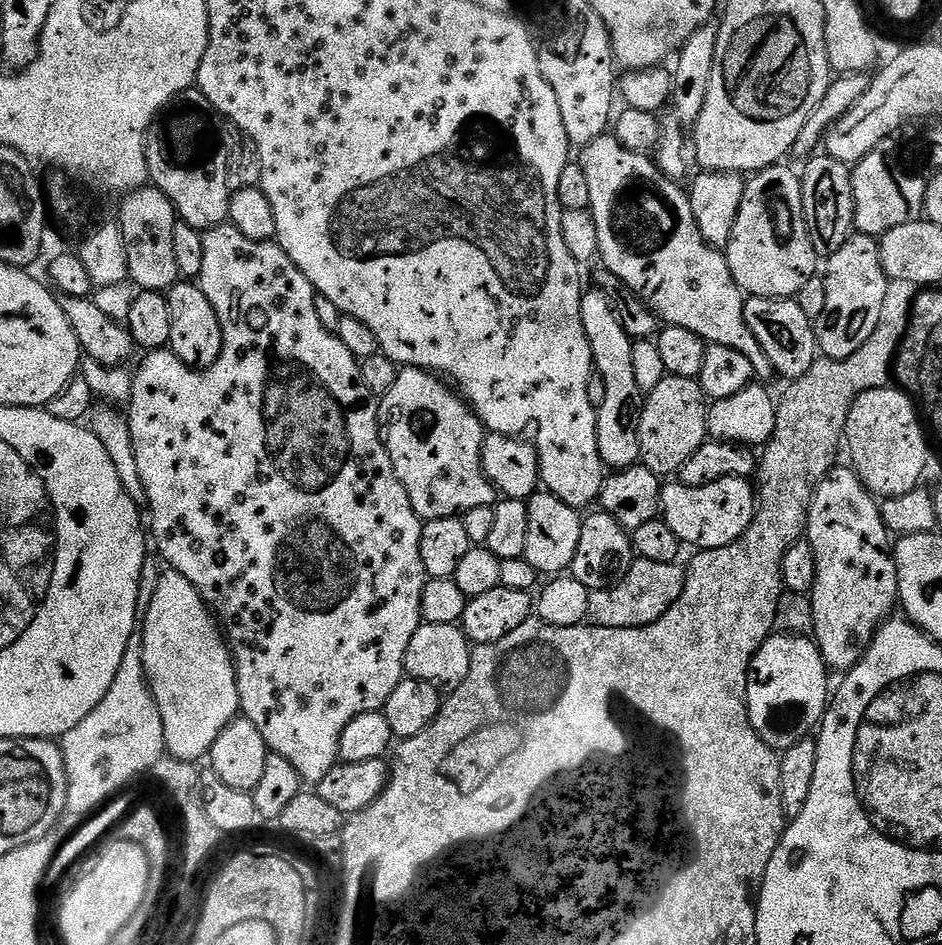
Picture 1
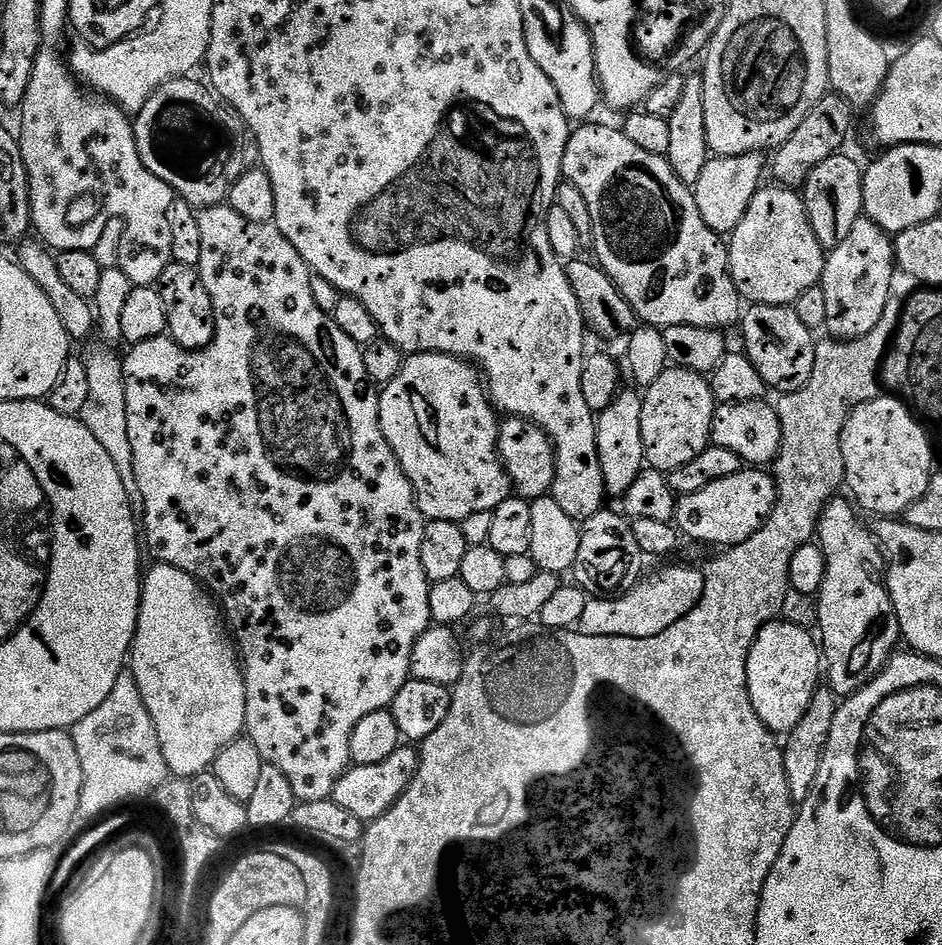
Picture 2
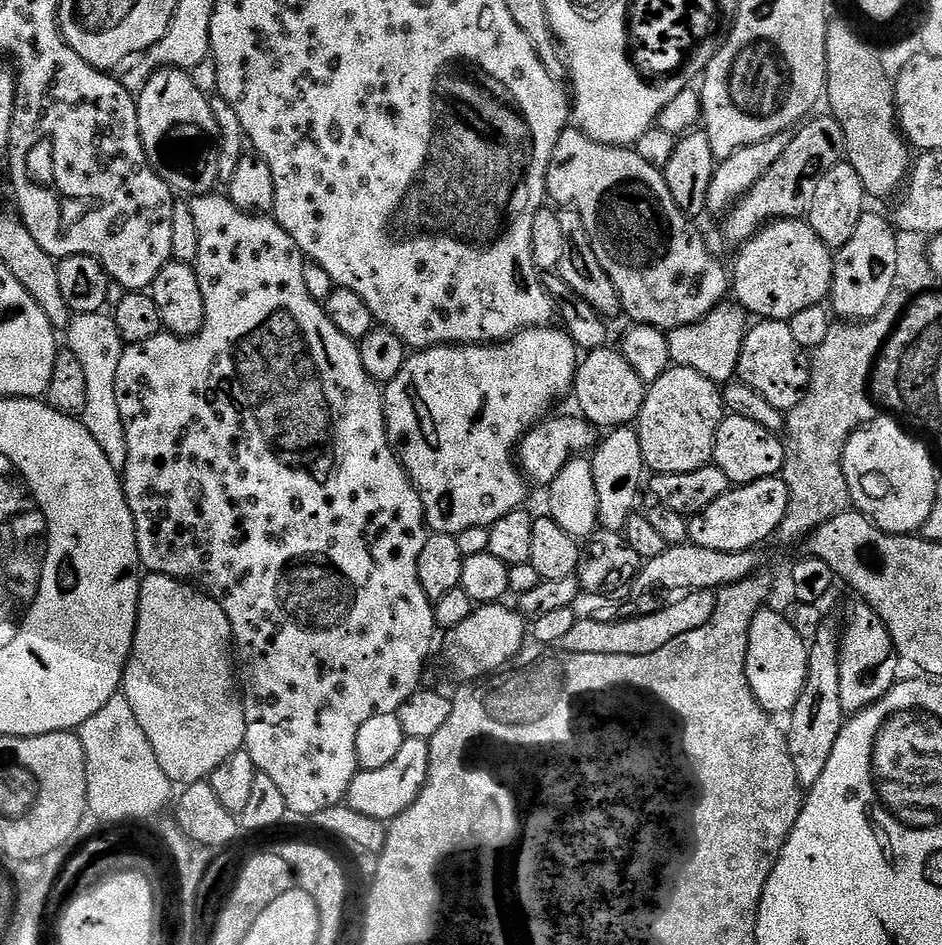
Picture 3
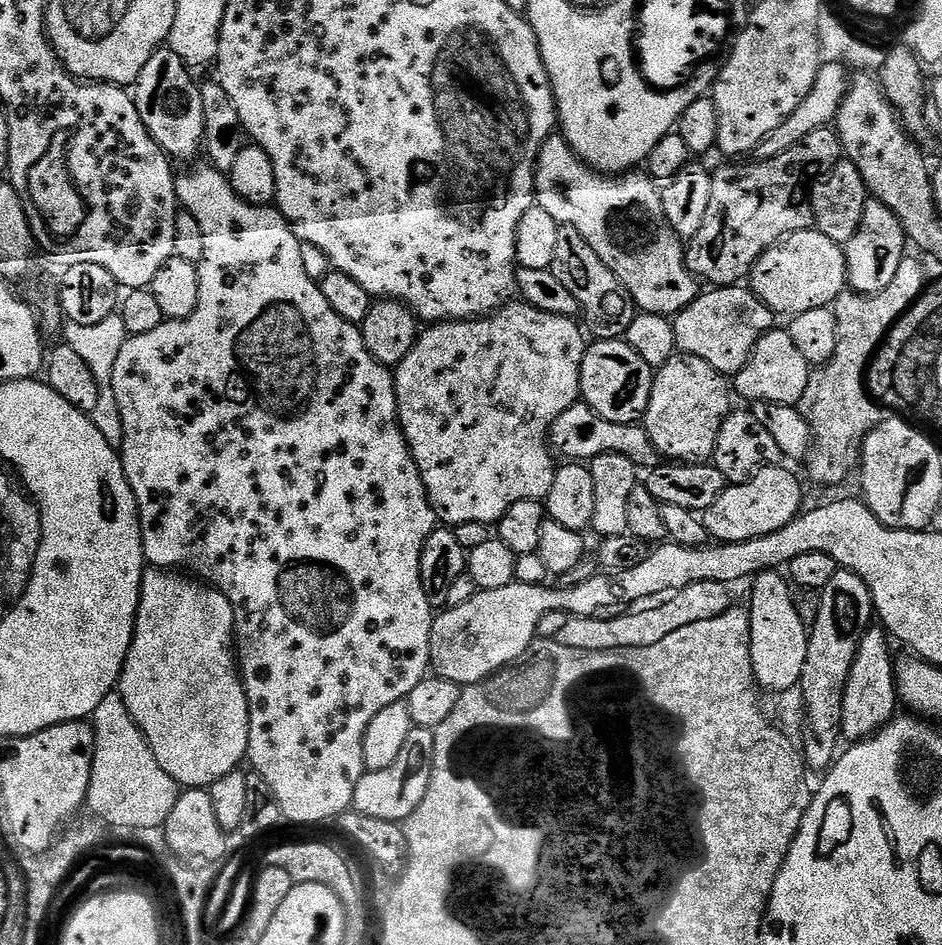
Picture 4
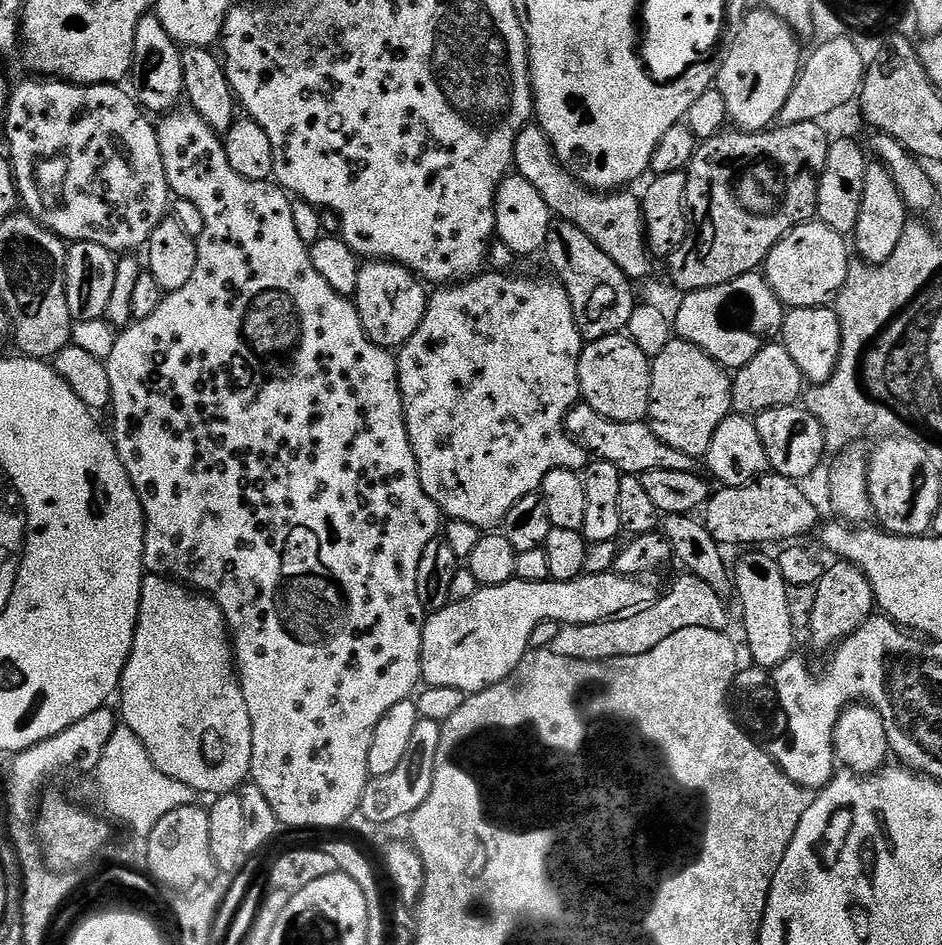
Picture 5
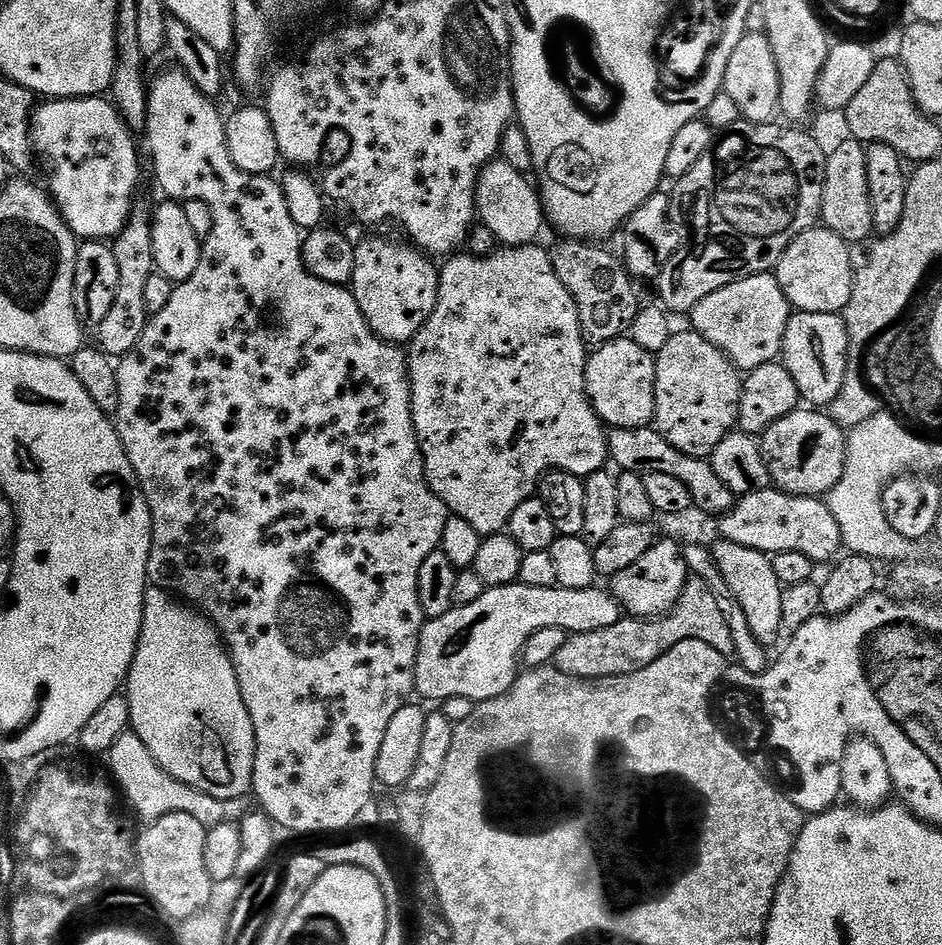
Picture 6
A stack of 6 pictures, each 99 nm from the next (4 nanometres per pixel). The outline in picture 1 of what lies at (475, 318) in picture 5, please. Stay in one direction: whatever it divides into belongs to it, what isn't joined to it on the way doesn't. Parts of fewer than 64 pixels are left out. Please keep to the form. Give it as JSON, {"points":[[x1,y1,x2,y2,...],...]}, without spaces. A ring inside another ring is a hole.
{"points":[[401,367,397,371,394,386,390,386,390,390,379,401,378,415,380,436,390,454,390,462,407,490,414,512,422,522,462,516,474,508,497,503,497,490,488,480,481,464,481,450,486,435,484,421,476,417,467,400,453,391,439,375,423,368]]}

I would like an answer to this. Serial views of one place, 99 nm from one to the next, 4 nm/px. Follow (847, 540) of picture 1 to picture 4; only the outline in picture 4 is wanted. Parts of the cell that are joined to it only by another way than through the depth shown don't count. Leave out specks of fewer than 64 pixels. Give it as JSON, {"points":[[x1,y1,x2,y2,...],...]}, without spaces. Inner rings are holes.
{"points":[[880,626,869,627,856,651,842,698,840,735,848,742,867,740,897,715,898,697,894,673,894,655,888,650,889,637]]}

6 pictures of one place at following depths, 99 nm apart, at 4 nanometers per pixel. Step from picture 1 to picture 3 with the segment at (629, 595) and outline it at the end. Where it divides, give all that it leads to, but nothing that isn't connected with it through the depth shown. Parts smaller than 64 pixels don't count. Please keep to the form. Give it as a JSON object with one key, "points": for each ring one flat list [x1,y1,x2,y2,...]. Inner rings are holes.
{"points":[[710,588,688,590,673,599,669,608,652,612,649,616,632,616,629,620,584,620,577,619,576,625,566,634,562,644,570,652,643,652,651,650,678,634,702,626,712,617,716,605,716,592]]}

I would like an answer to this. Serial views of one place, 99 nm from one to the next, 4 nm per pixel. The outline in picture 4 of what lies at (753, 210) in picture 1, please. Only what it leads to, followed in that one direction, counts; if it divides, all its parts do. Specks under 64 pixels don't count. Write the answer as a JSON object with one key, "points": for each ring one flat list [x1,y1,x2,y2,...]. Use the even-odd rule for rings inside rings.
{"points":[[815,230,792,232,785,236,756,259,750,273,752,293,773,314,785,318,835,304,846,290,847,283,848,271,843,247]]}

